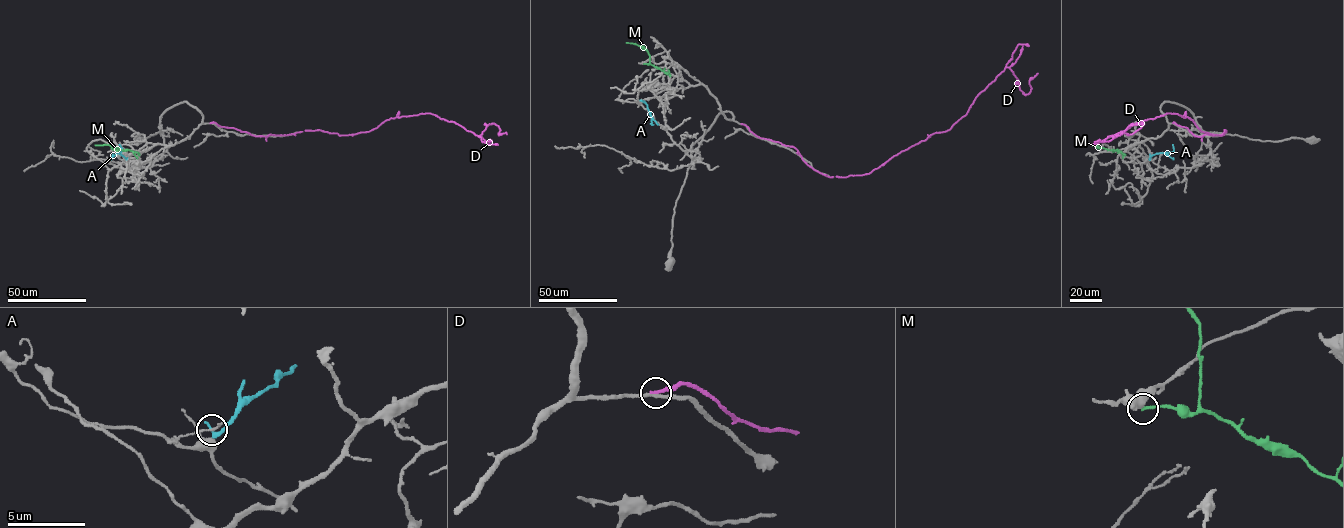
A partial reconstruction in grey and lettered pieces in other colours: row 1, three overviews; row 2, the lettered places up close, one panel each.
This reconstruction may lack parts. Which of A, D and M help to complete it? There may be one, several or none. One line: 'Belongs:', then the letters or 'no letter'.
Belongs: no letter

